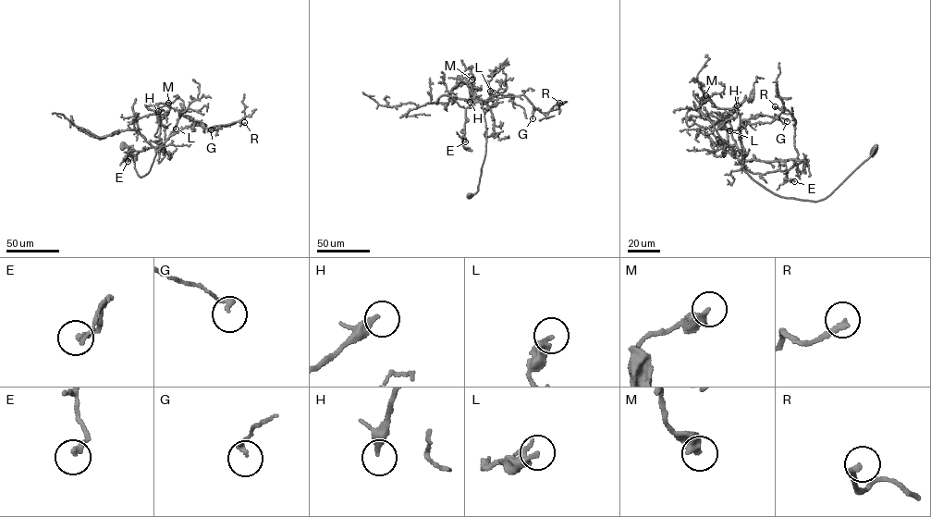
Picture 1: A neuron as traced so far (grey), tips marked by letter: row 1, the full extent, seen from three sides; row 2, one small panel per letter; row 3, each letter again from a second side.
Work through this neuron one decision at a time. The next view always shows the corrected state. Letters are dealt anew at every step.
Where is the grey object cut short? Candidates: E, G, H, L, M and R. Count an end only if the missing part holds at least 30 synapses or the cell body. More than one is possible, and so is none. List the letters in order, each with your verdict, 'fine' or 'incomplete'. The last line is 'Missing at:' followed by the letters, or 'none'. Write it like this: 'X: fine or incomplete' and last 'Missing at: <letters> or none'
E: fine
G: fine
H: incomplete
L: fine
M: fine
R: fine
Missing at: H

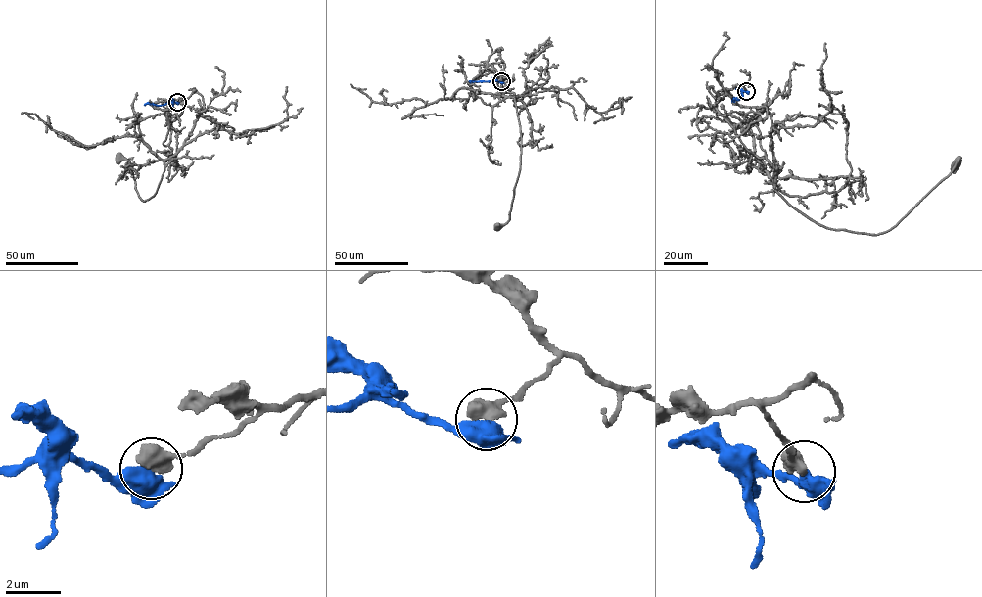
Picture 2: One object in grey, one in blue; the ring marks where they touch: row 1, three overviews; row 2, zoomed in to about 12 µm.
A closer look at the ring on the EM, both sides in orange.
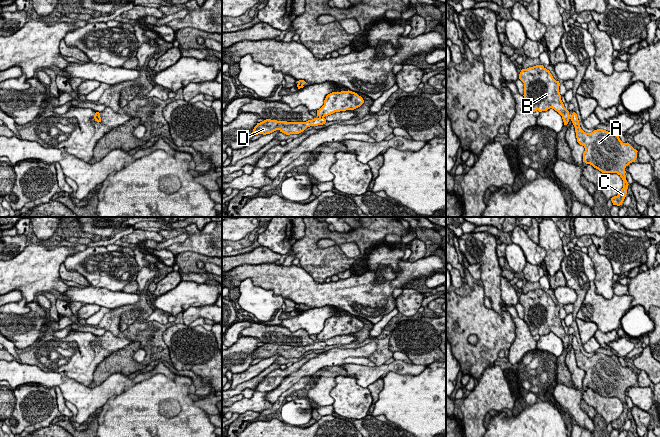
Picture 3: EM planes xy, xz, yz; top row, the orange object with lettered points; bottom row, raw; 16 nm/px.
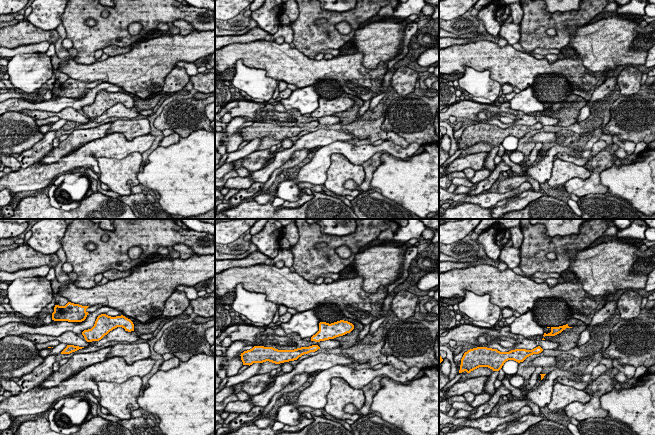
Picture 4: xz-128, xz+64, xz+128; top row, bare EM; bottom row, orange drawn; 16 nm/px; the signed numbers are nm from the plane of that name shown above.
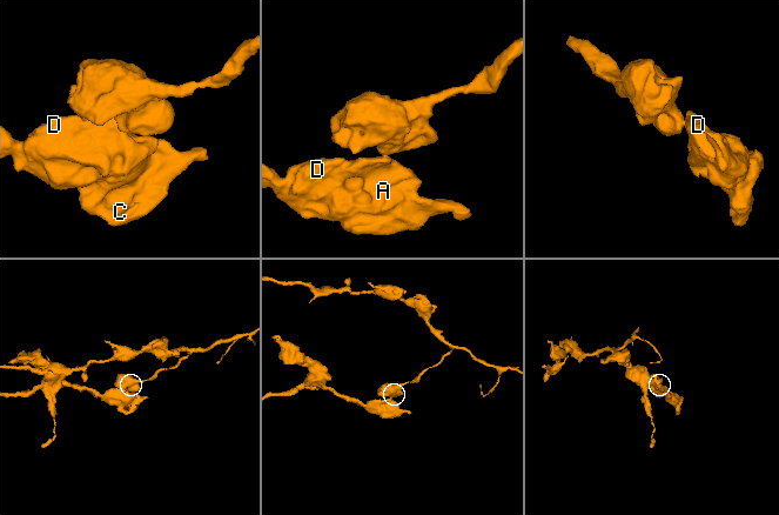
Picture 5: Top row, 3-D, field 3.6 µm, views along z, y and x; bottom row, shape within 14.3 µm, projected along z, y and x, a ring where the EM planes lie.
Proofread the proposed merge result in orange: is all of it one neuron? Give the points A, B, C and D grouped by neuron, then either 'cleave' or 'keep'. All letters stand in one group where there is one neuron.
A C D / B | cleave

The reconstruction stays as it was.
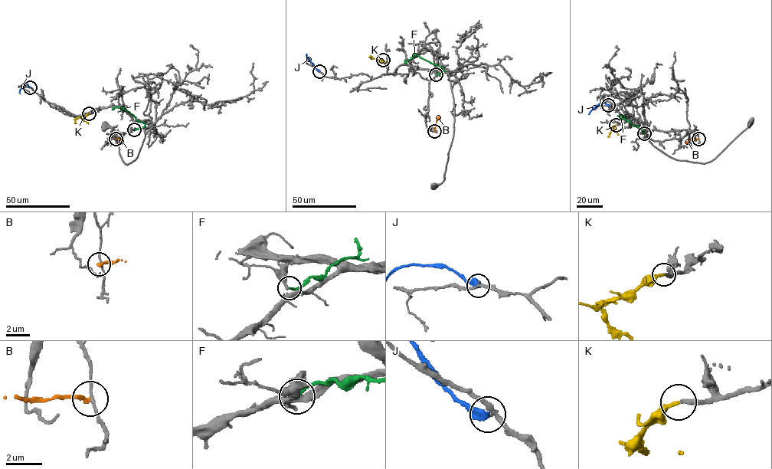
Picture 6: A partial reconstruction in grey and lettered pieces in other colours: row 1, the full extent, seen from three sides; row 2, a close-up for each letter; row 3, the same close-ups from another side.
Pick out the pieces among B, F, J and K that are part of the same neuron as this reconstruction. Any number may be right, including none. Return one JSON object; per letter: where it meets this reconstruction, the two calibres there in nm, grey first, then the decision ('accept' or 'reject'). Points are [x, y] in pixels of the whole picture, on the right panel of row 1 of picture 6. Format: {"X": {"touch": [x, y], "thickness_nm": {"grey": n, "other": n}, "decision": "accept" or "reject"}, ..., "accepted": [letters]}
{"B": {"touch": [698, 139], "thickness_nm": {"grey": 130, "other": 200}, "decision": "reject"}, "F": {"touch": [644, 133], "thickness_nm": {"grey": 220, "other": 170}, "decision": "reject"}, "J": {"touch": [608, 105], "thickness_nm": {"grey": 240, "other": 500}, "decision": "reject"}, "K": {"touch": [616, 125], "thickness_nm": {"grey": 240, "other": 240}, "decision": "accept"}, "accepted": ["K"]}

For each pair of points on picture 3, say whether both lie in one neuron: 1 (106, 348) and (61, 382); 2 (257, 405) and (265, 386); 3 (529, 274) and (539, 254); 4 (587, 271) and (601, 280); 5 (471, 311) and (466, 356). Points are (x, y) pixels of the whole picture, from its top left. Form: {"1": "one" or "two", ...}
{"1": "two", "2": "two", "3": "two", "4": "two", "5": "one"}

